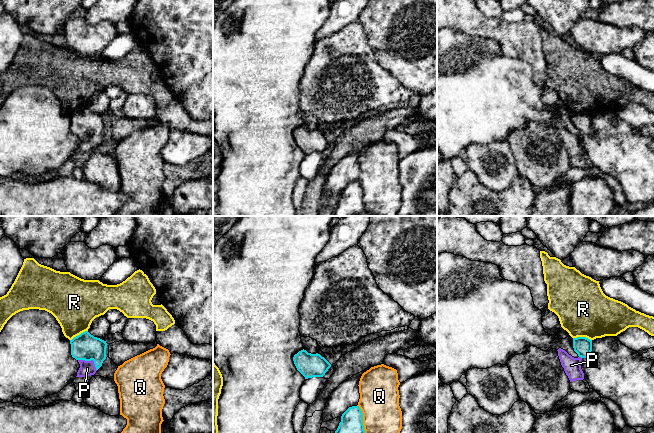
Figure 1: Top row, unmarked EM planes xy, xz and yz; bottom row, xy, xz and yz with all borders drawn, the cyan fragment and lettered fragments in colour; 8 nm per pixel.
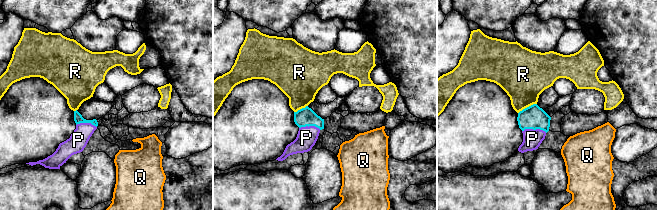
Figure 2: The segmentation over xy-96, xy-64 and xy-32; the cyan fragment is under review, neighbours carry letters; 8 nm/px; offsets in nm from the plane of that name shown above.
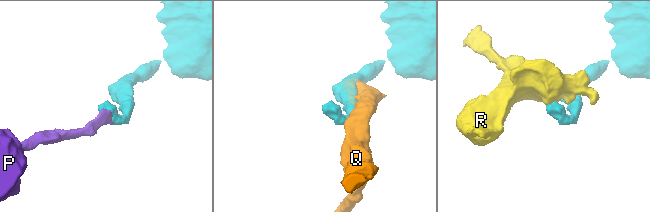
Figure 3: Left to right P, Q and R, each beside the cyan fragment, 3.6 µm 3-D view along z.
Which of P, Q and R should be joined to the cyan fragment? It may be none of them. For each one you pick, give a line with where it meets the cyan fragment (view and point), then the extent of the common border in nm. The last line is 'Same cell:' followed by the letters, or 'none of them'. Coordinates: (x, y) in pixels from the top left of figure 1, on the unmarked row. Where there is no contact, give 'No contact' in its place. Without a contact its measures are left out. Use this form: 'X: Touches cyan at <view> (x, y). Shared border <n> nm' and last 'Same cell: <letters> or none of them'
P: Touches cyan at xy (90, 136). Shared border 180 nm
Same cell: P

